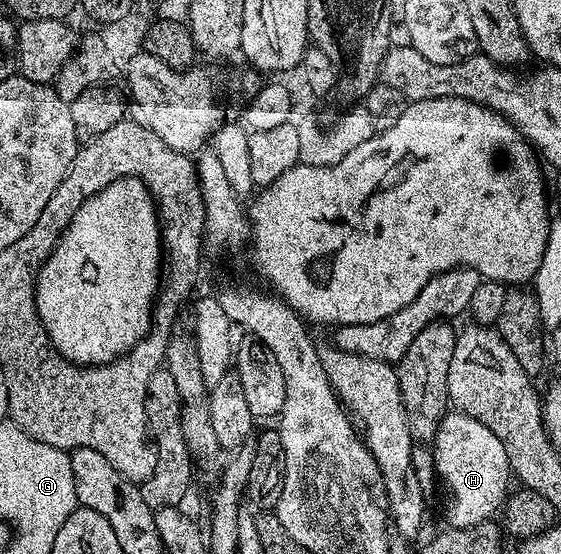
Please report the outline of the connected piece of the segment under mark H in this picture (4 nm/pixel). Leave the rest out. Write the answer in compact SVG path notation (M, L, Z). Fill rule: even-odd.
M460 410L447 413L438 426L432 450L437 478L440 483L442 479L451 495L446 503L446 519L450 527L475 527L493 520L494 514L503 510L512 472L500 437L496 437L488 425L480 425L476 417L468 417Z

